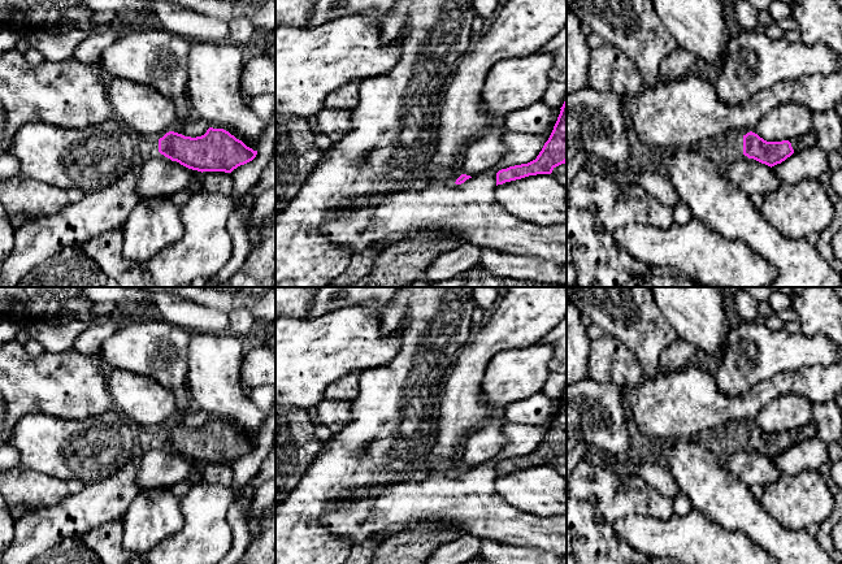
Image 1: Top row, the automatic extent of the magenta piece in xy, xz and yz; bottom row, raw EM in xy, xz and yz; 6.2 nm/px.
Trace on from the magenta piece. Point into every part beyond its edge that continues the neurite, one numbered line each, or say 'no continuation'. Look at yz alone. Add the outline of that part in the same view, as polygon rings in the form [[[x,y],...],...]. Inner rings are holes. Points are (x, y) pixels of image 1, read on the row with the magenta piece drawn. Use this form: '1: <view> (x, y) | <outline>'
1: yz (810, 139) | [[[812,129],[811,131],[806,133],[802,136],[791,139],[790,143],[791,143],[794,152],[799,152],[802,149],[816,146],[817,144],[817,135],[816,135],[815,129]]]

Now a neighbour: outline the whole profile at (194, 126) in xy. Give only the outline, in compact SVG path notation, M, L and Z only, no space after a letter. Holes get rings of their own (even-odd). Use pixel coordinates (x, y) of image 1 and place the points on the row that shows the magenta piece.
M192 113L183 123L177 123L172 131L196 138L204 135L208 129L209 125L196 113Z

